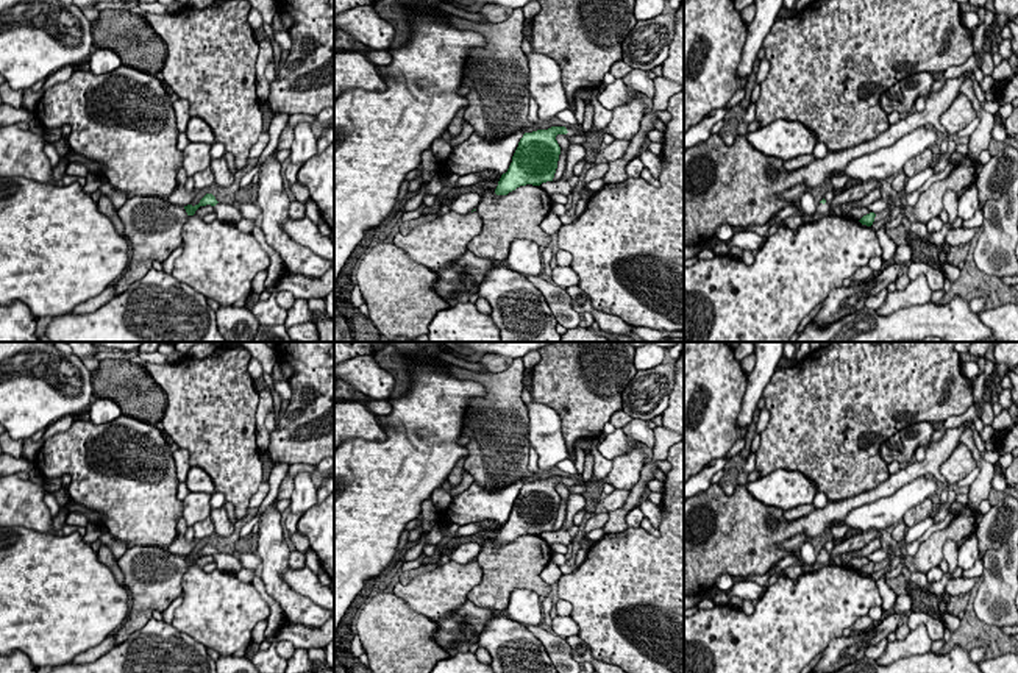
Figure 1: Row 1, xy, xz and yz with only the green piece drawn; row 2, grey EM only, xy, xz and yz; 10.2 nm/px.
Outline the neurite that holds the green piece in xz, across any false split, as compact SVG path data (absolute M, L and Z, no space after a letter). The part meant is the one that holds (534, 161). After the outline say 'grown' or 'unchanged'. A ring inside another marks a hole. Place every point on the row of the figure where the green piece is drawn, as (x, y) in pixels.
M551 126L525 133L507 172L498 181L495 194L507 195L520 186L540 186L542 183L553 181L561 155L561 147L556 141L557 134L571 137L579 133L575 126Z; grown

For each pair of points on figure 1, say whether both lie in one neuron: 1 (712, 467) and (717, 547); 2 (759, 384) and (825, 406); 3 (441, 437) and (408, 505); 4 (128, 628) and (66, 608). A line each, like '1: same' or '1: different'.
1: different
2: different
3: same
4: different

